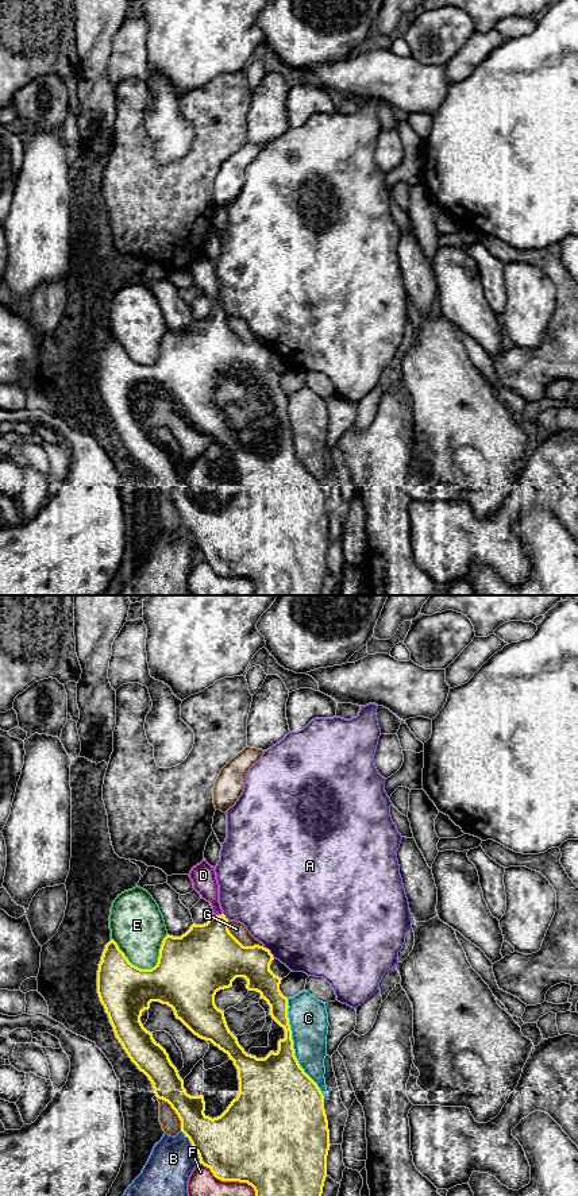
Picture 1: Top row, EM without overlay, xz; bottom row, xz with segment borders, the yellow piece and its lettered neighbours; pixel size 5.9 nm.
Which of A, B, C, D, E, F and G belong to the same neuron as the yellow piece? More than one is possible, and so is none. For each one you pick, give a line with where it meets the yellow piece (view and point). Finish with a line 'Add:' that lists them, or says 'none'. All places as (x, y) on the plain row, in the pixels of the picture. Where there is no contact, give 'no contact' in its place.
D: xz (216, 311)
Add: D

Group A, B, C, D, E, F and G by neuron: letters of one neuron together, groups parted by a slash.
A / B / C / D / E / F / G

